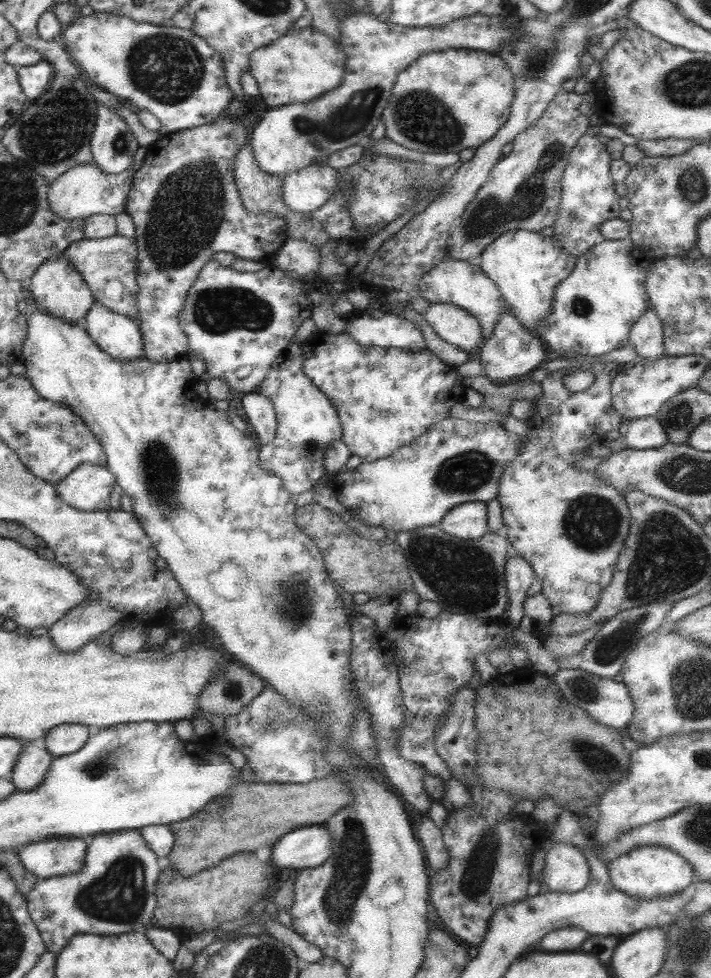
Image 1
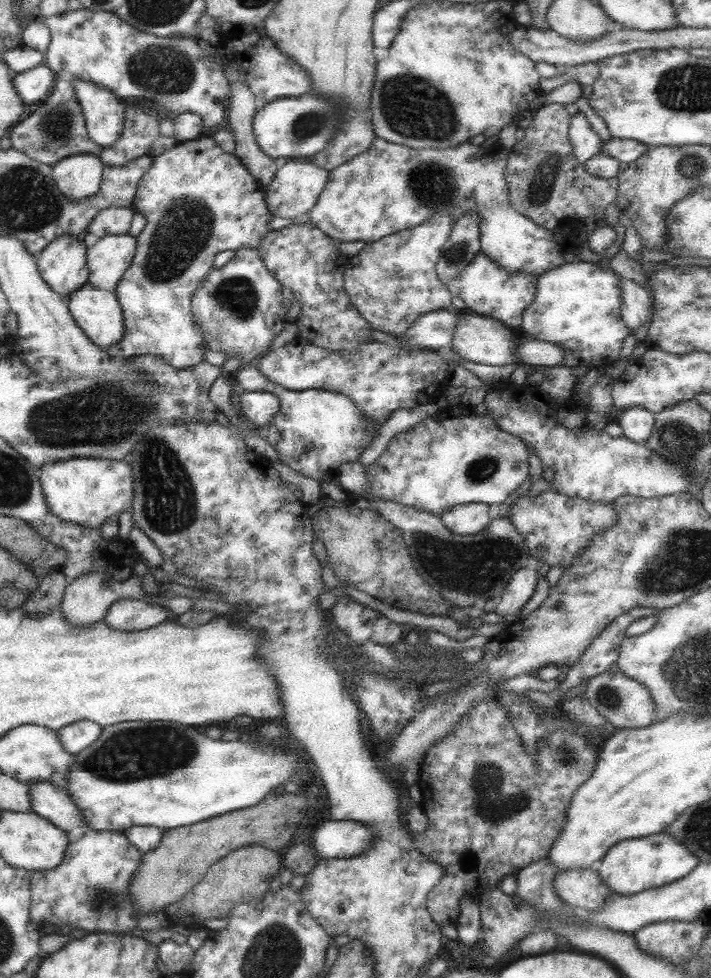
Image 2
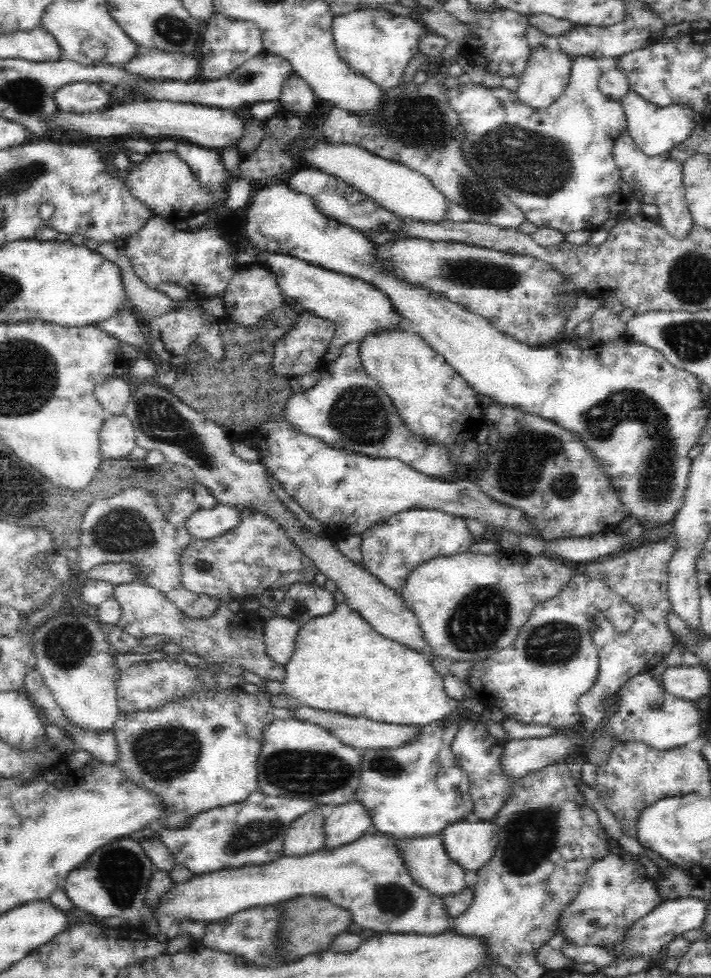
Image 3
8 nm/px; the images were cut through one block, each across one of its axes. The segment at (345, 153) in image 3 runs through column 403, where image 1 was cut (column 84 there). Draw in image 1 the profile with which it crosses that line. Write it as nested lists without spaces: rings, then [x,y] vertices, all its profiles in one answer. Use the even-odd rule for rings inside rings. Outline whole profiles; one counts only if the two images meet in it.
[[[92,160],[91,163],[77,165],[55,177],[48,184],[46,201],[51,212],[65,220],[85,219],[96,214],[115,216],[124,212],[125,198],[134,174],[131,168],[117,174],[103,173]]]

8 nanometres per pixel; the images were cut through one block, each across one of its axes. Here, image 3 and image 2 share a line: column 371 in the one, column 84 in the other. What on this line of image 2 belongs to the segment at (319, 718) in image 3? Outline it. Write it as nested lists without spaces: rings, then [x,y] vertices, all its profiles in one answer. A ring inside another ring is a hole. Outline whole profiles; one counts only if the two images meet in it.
[[[83,720],[83,722],[68,723],[67,726],[59,728],[57,737],[59,737],[62,750],[75,755],[90,746],[100,732],[99,725]]]

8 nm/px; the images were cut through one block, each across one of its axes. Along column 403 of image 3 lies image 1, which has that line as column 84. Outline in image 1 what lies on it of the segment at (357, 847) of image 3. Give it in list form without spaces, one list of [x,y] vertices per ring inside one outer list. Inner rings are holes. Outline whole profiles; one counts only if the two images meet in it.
[[[138,830],[97,834],[86,841],[83,865],[77,873],[37,880],[28,897],[23,900],[31,922],[39,931],[45,952],[49,954],[56,955],[74,935],[117,935],[143,929],[155,910],[154,887],[160,869],[157,866],[156,854],[149,850]]]

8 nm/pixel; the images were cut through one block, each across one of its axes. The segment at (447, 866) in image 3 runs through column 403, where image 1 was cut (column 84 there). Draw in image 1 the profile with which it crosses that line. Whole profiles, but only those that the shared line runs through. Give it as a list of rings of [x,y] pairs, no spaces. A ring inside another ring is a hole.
[[[47,838],[41,841],[27,843],[17,848],[16,854],[21,862],[21,866],[27,872],[33,873],[37,880],[45,880],[51,877],[73,874],[79,871],[83,865],[87,841],[77,838]]]

